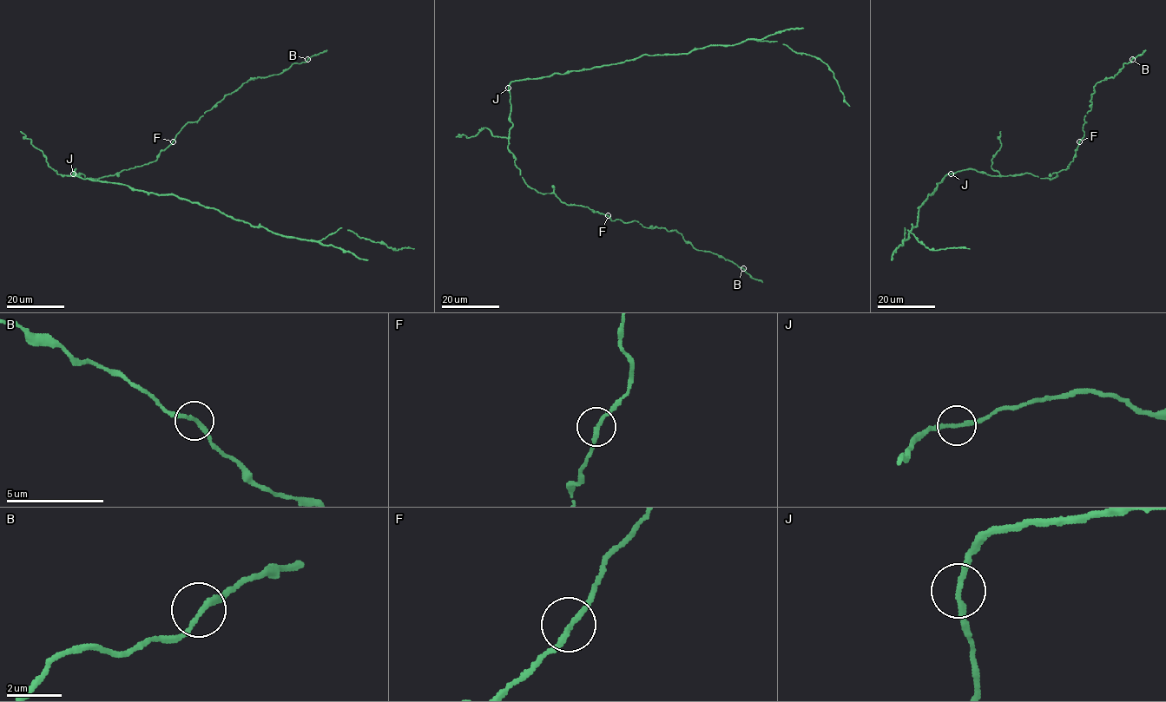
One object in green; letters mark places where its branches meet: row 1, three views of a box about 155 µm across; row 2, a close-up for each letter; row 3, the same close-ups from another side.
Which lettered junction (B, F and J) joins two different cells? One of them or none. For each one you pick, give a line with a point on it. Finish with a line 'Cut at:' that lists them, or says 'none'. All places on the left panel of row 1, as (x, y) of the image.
Cut at: none

